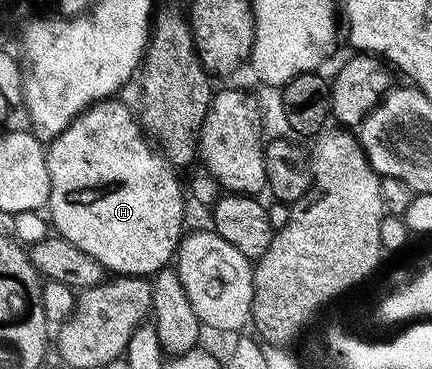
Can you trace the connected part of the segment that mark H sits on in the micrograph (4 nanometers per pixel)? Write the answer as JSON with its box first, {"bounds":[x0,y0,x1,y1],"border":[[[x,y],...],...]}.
{"bounds":[46,99,184,277],"border":[[[107,99],[97,105],[91,105],[81,117],[75,120],[74,124],[68,126],[60,136],[53,138],[46,149],[46,162],[48,163],[48,175],[50,176],[50,200],[48,202],[48,221],[53,232],[57,236],[68,239],[84,255],[90,255],[100,263],[103,270],[114,275],[125,275],[128,277],[146,277],[159,273],[167,268],[175,260],[175,253],[178,250],[179,241],[184,236],[182,229],[182,193],[184,197],[184,185],[178,182],[175,166],[166,160],[165,156],[152,144],[151,138],[144,132],[139,118],[119,99]]]}

